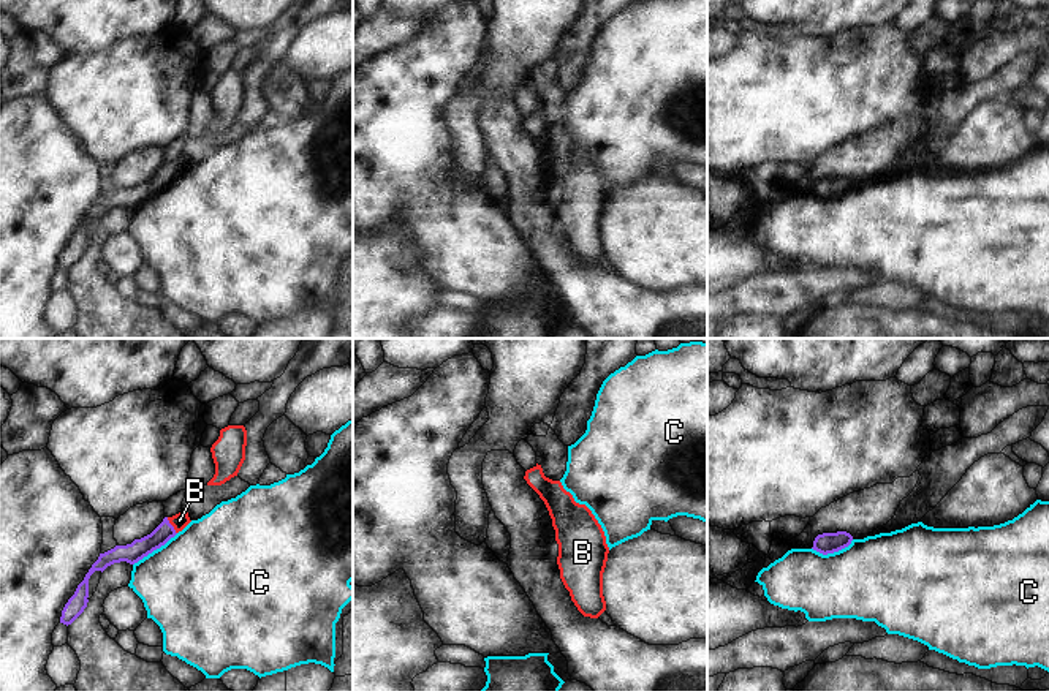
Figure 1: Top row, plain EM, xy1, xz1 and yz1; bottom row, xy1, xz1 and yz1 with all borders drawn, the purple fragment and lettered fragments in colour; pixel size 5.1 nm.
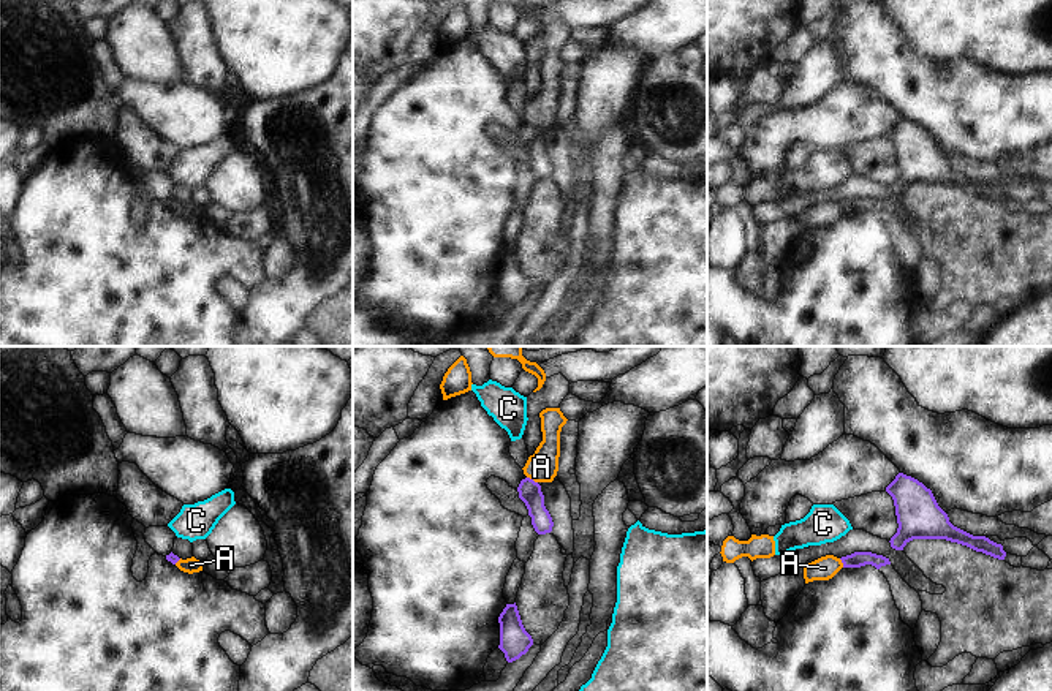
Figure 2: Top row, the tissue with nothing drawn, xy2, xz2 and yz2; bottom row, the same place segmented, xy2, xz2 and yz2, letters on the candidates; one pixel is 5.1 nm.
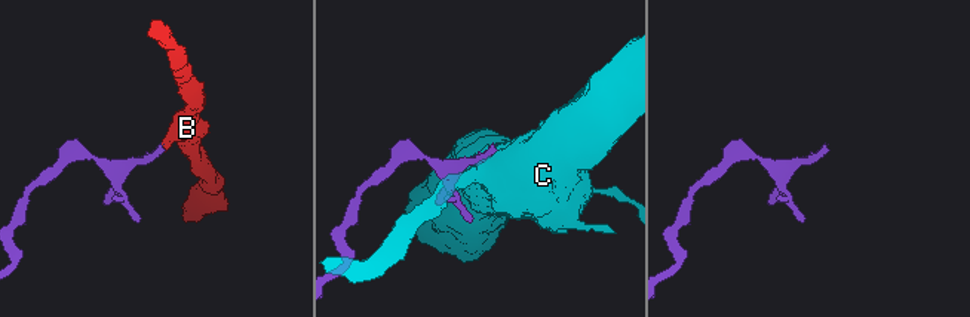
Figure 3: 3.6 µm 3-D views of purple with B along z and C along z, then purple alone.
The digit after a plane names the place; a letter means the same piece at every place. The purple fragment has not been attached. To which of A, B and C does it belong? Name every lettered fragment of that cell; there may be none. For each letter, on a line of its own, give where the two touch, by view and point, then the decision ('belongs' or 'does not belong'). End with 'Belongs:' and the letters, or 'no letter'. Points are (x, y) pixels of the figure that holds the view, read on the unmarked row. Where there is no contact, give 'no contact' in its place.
A: contact xz2 (532, 125); does not belong
B: contact xy1 (171, 171); belongs
C: contact xy1 (155, 195); does not belong
Belongs: B

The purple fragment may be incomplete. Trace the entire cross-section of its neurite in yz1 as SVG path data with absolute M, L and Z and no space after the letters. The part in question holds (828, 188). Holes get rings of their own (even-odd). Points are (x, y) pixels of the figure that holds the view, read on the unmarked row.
M846 177L823 179L815 183L812 194L823 201L827 201L848 193L851 187L853 182Z

